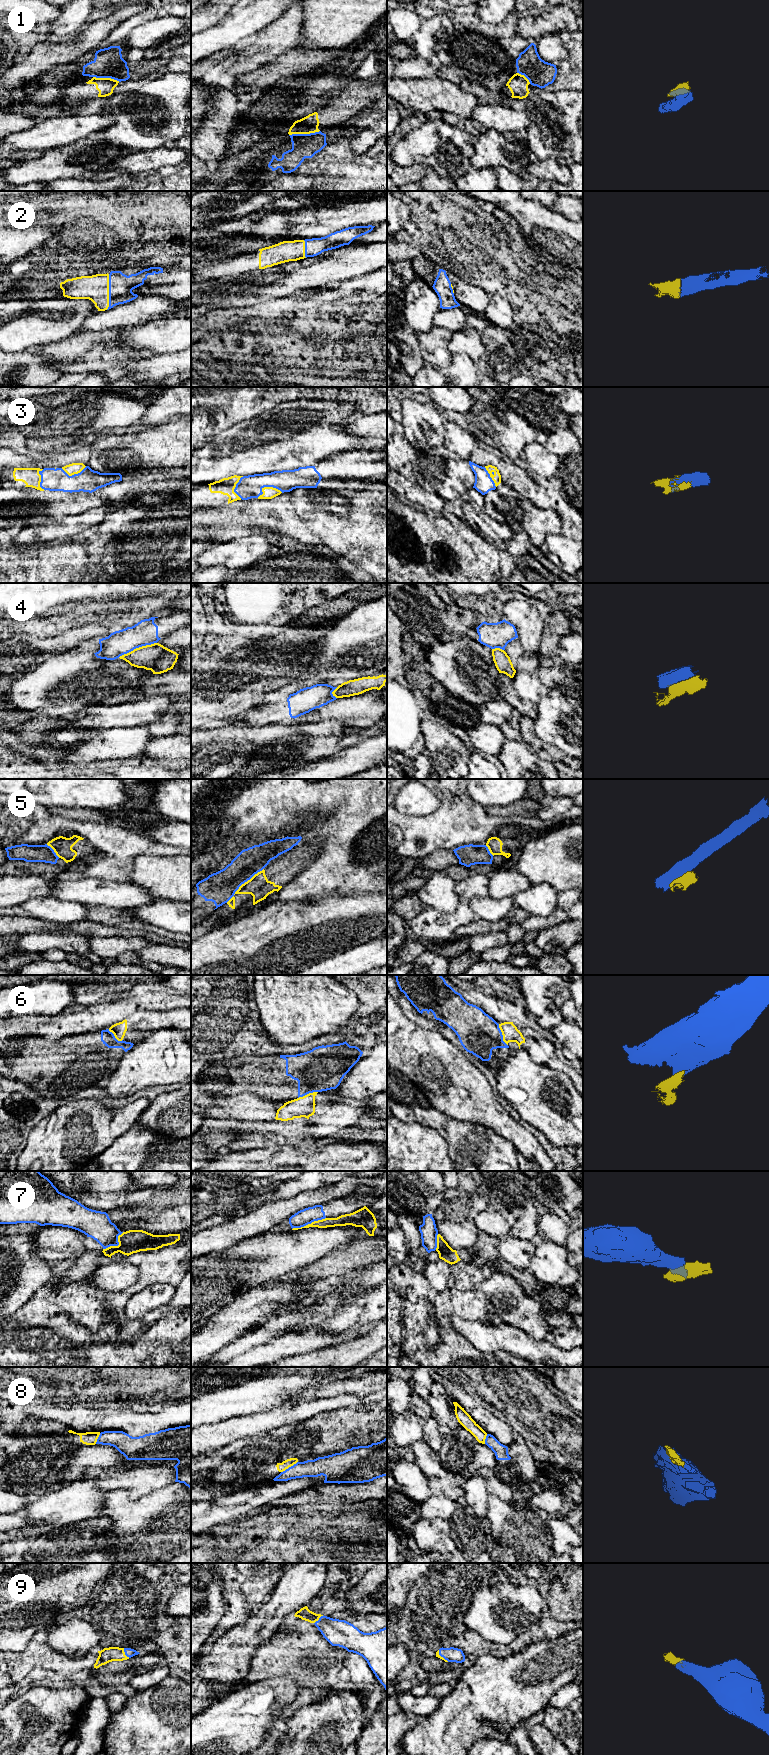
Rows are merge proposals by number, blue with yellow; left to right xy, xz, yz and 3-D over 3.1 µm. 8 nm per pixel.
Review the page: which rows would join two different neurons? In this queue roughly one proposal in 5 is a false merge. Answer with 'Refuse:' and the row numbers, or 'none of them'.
Refuse: 1, 4, 5, 6, 7, 8

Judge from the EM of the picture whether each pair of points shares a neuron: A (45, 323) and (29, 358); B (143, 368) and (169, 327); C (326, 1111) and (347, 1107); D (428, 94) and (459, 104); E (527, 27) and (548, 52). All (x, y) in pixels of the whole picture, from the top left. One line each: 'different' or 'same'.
A: different
B: different
C: same
D: same
E: different

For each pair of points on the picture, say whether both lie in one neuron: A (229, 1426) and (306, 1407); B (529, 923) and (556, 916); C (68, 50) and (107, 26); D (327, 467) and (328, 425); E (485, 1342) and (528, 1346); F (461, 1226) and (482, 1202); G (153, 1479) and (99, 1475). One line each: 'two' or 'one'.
A: one
B: one
C: one
D: two
E: one
F: one
G: one

